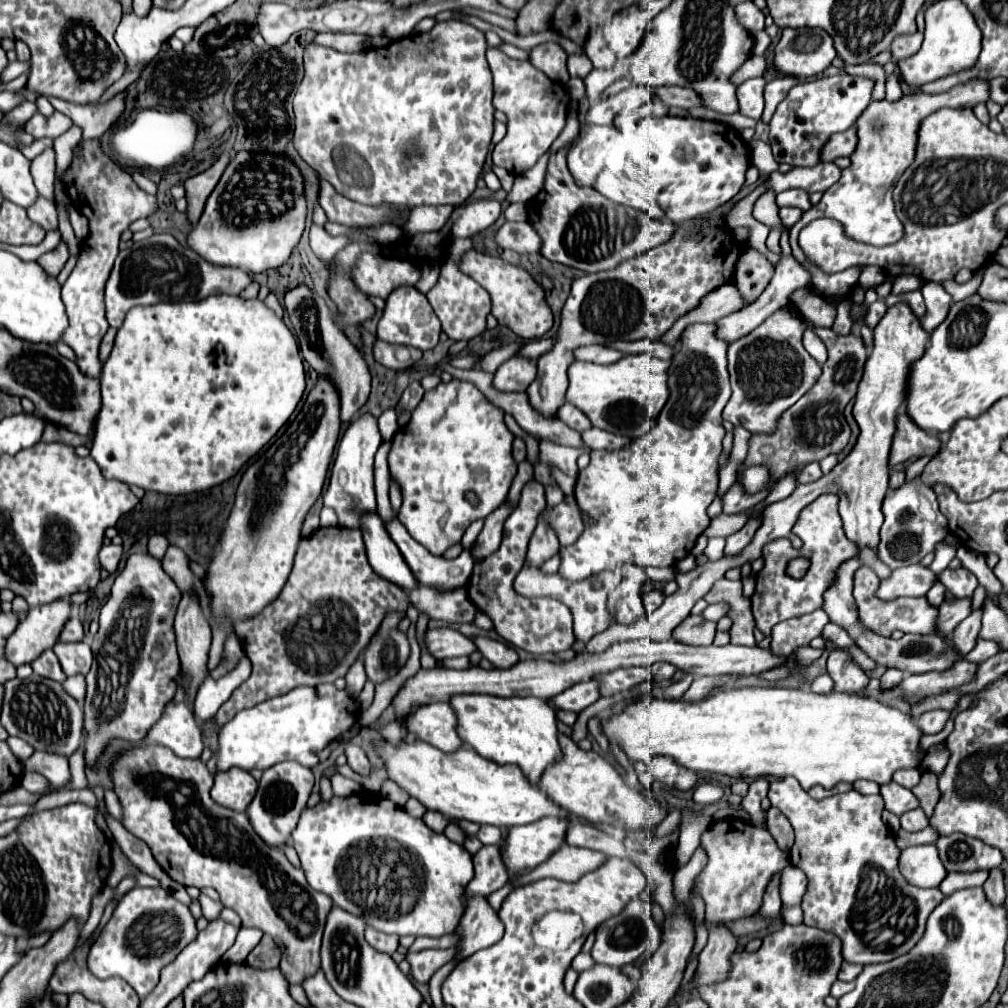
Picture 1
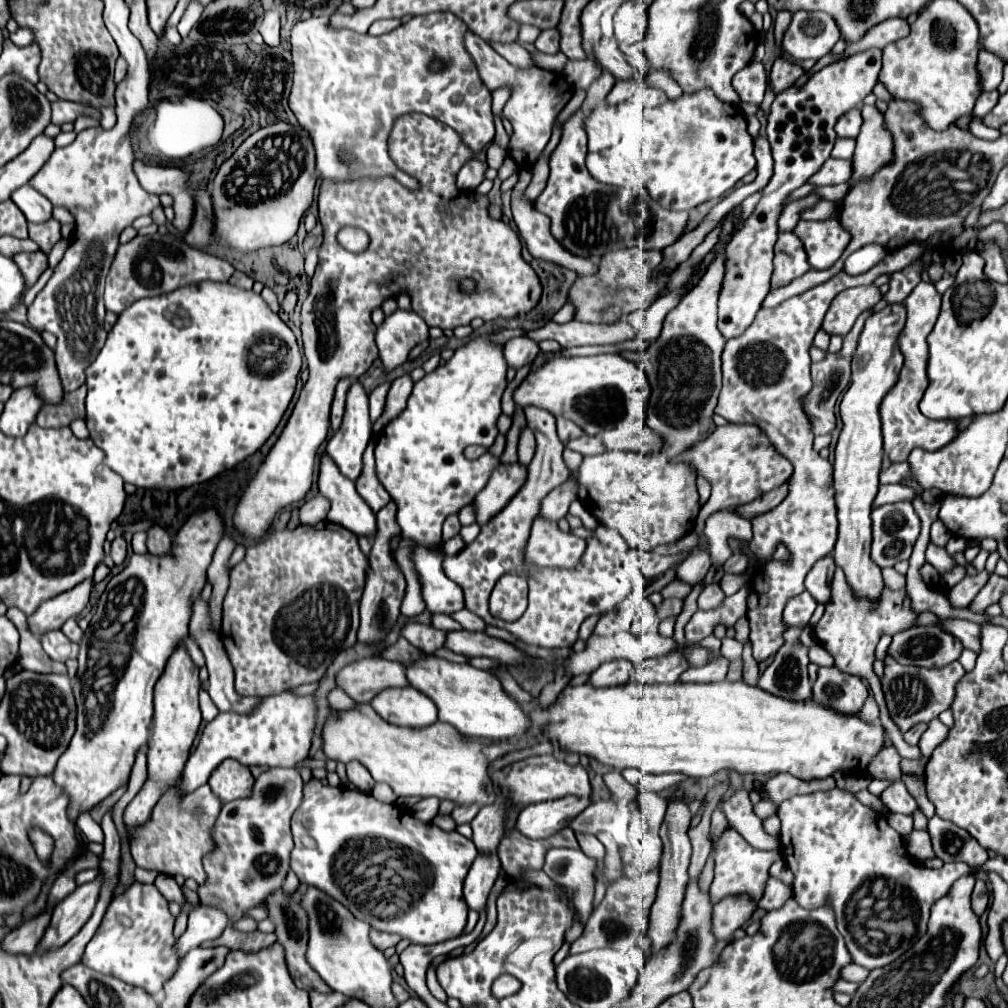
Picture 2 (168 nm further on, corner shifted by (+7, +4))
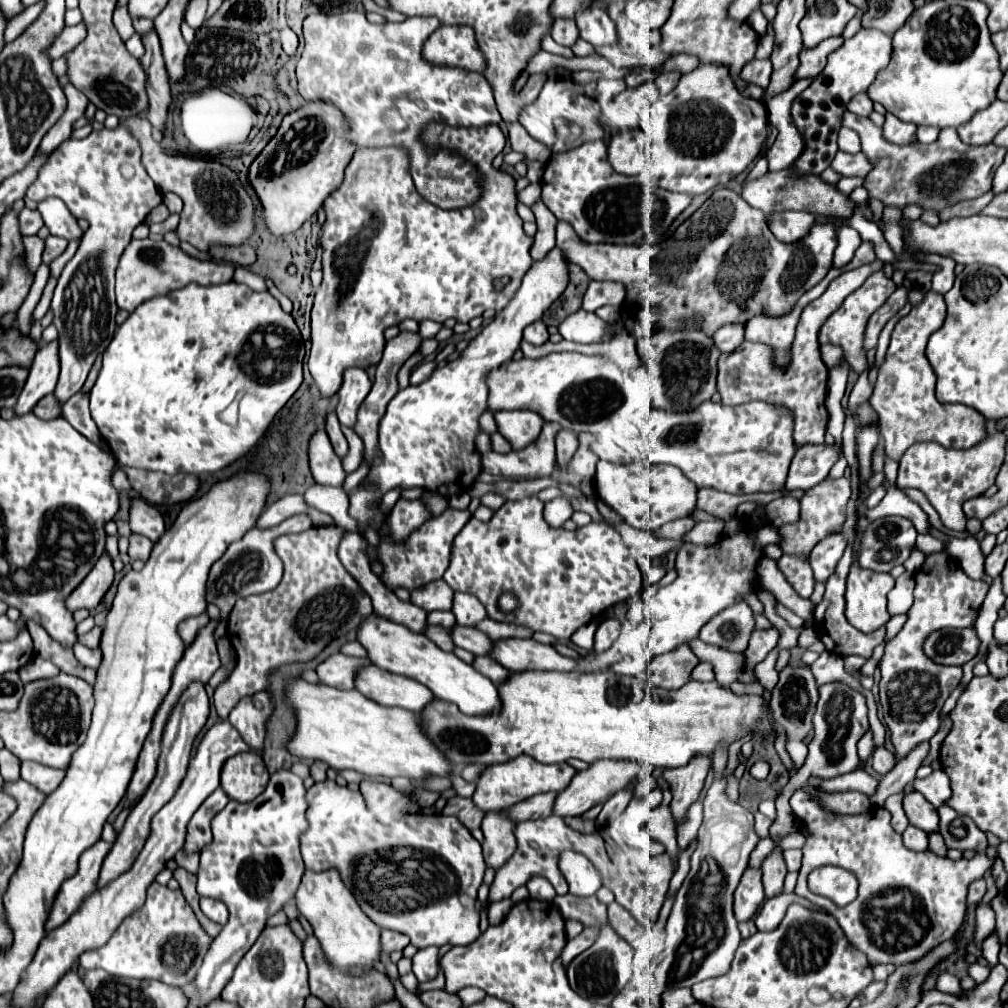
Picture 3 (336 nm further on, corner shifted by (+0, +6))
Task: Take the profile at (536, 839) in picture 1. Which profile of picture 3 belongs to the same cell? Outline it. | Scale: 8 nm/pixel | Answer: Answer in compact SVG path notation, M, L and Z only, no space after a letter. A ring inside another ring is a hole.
M599 759L595 763L589 765L589 769L579 771L571 785L567 789L563 789L555 801L555 815L559 817L575 817L575 815L583 815L585 811L589 811L595 805L603 805L611 795L615 795L619 789L625 789L641 771L641 763L637 761L617 761L617 759Z

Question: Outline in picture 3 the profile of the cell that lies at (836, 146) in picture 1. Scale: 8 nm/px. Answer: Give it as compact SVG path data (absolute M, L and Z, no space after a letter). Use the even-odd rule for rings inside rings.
M859 93L857 97L853 97L853 101L847 105L849 111L853 111L855 115L861 115L861 117L869 117L869 113L873 111L873 101L869 99L867 93Z

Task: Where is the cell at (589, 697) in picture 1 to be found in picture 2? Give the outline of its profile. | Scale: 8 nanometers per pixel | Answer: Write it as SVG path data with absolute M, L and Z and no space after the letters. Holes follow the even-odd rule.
M624 661L604 663L602 667L598 667L598 671L594 671L594 675L590 675L588 685L596 689L626 685L630 681L630 669L632 669L632 663L624 663Z

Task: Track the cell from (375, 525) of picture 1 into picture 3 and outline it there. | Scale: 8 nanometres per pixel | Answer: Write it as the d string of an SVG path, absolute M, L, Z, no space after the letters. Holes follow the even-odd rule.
M315 431L309 439L309 469L317 483L321 485L333 485L341 487L341 481L345 479L345 471L341 467L341 459L333 453L331 441L325 431Z

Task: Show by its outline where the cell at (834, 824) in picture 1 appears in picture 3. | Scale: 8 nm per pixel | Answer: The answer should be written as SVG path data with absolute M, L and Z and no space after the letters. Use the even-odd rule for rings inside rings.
M801 789L793 793L789 803L793 815L811 833L803 847L803 865L799 869L795 895L807 897L815 905L821 905L827 913L831 913L839 921L849 943L861 949L871 965L903 965L909 961L917 961L939 943L953 937L965 917L965 897L969 885L981 879L983 873L991 869L997 859L997 845L989 845L975 857L959 861L941 859L931 851L913 853L903 845L901 835L893 831L889 811L883 807L873 807L871 811L861 815L833 815L823 811L819 803ZM819 865L839 865L855 873L855 877L859 879L859 897L845 907L835 907L831 899L811 893L807 887L807 875ZM887 889L907 889L913 897L917 897L917 905L909 915L903 913L903 907L899 907L895 915L885 915L885 927L879 927L879 901L873 899L883 895Z

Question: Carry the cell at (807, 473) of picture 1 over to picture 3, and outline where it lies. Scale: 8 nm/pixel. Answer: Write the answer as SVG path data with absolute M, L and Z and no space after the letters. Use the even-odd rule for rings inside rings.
M705 401L691 411L663 411L651 407L647 415L647 429L639 433L639 451L649 463L663 463L679 467L699 489L711 487L725 493L767 493L781 489L789 471L789 461L795 453L793 441L793 413L783 405L765 401L749 401L743 405L723 405Z

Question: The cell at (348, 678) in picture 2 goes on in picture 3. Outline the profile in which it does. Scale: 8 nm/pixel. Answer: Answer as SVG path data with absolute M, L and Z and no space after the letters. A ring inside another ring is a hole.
M335 653L327 657L323 663L315 667L319 681L337 689L353 689L353 677L355 677L355 667L359 665L369 665L367 659L357 659L357 657L347 657L343 653Z

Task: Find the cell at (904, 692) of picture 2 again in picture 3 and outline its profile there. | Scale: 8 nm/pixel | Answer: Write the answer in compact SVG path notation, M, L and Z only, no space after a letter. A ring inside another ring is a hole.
M933 553L925 559L925 565L915 573L915 603L907 611L903 629L885 645L881 667L881 709L885 723L891 731L891 743L895 747L897 763L907 757L917 745L929 741L941 725L941 707L951 691L961 683L961 667L945 667L923 653L923 641L937 629L975 627L979 609L985 601L989 585L985 581L973 581L965 575L959 563L947 553Z

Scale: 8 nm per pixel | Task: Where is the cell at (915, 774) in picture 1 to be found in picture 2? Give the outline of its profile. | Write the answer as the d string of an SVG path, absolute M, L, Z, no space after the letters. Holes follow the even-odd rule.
M886 747L886 751L882 751L882 755L878 755L878 759L874 759L874 763L870 763L870 775L874 779L900 781L900 777L902 777L900 761L902 761L902 757L896 751L896 747Z

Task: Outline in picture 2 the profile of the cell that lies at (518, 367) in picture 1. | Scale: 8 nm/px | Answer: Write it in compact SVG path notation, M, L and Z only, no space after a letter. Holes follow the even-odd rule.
M514 337L504 345L504 359L512 369L520 369L532 363L538 353L540 353L538 345L526 337Z

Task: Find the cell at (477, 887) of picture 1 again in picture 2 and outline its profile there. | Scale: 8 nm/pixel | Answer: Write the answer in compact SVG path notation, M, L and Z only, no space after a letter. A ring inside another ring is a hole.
M498 803L498 807L482 807L480 813L474 817L470 825L474 829L472 843L476 845L478 853L486 853L486 855L496 853L498 843L504 835L506 813L508 809L504 809L502 803Z

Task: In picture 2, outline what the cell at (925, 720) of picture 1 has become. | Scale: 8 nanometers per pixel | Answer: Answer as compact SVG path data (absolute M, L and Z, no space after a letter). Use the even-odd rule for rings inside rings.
M918 723L916 727L912 727L910 731L904 733L904 741L906 741L908 745L918 745L918 739L920 739L920 735L922 735L926 729L928 729L926 723Z

